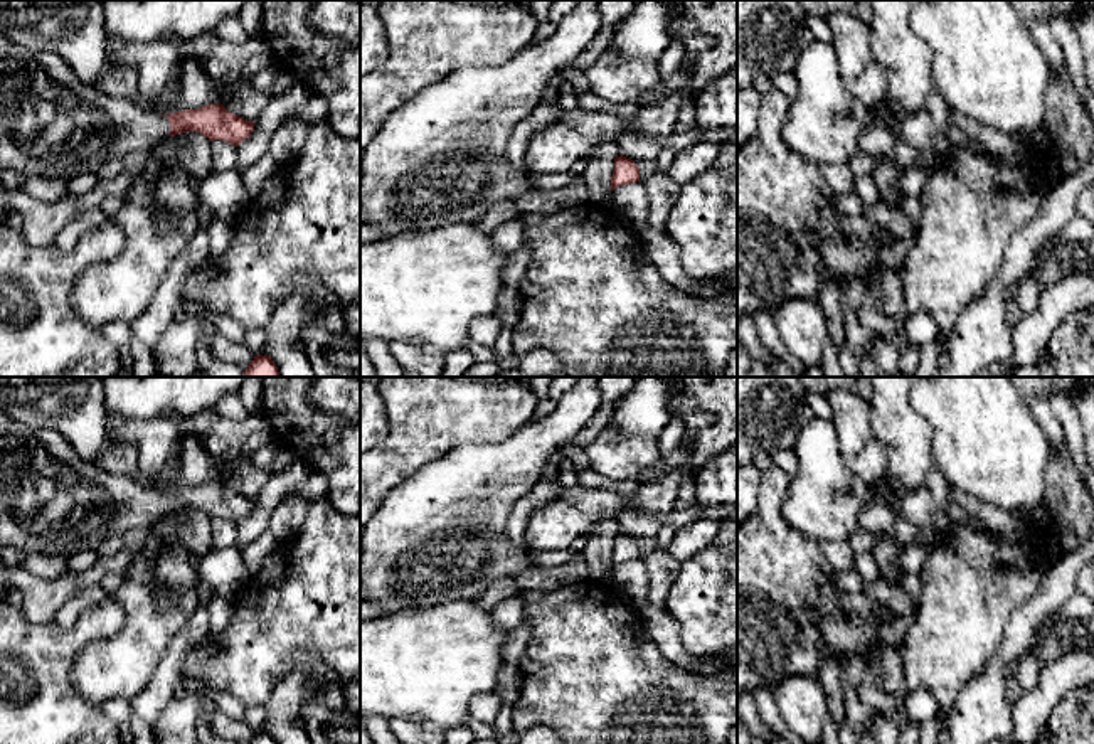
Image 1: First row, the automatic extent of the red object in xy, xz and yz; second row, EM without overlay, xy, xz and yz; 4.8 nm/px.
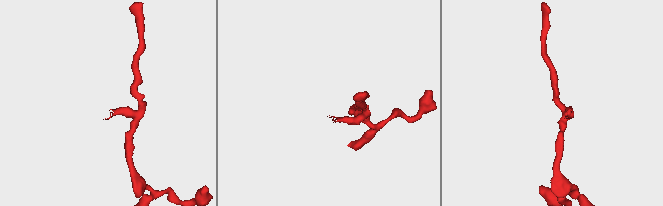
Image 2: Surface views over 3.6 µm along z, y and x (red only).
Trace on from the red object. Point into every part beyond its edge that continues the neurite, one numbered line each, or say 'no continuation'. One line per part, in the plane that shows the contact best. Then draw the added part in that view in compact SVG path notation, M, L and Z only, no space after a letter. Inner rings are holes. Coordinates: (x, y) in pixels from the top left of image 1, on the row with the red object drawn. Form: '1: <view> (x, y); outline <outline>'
1: xy (51, 123); outline M0 34L0 168L69 180L96 173L111 158L148 151L168 136L167 116L109 96L82 82L59 56L27 49Z

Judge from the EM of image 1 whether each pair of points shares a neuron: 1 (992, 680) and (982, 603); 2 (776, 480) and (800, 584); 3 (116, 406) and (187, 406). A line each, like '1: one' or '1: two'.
1: two
2: one
3: one

